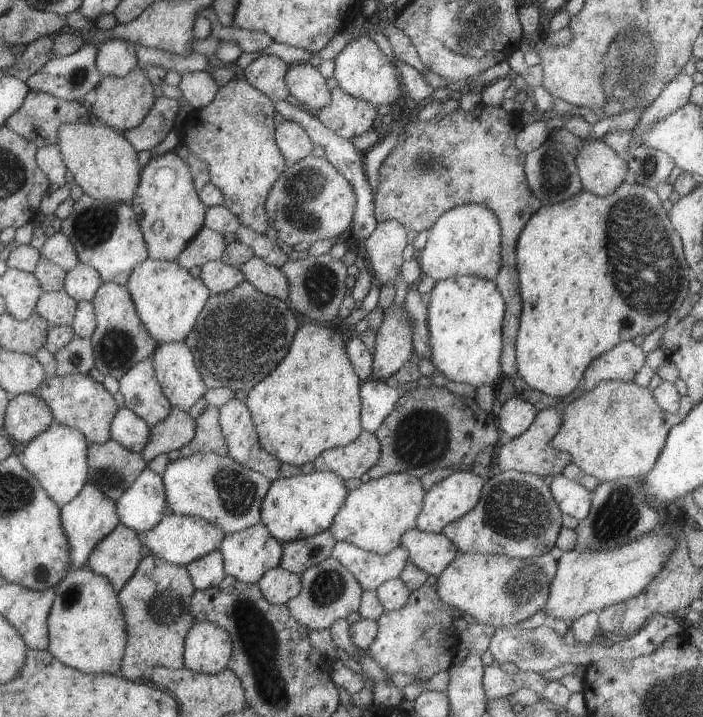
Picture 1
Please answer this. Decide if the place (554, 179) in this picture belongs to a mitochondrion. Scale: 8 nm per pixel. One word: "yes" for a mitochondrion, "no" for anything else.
yes

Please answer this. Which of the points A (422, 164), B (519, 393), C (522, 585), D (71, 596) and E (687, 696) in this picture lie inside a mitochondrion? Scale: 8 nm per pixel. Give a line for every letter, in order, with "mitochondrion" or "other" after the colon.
A: mitochondrion
B: other
C: mitochondrion
D: mitochondrion
E: mitochondrion

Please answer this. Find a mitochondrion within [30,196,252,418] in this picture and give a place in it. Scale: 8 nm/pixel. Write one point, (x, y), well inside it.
(93, 226)

